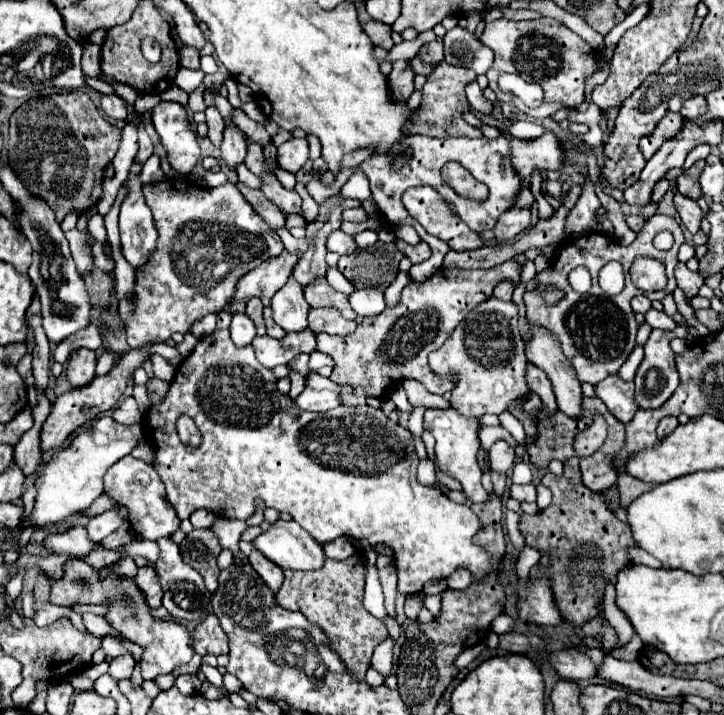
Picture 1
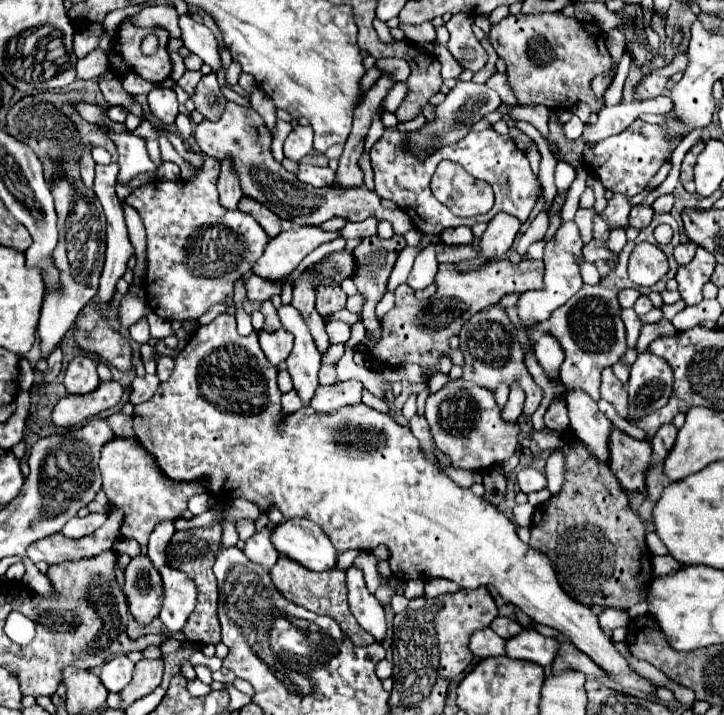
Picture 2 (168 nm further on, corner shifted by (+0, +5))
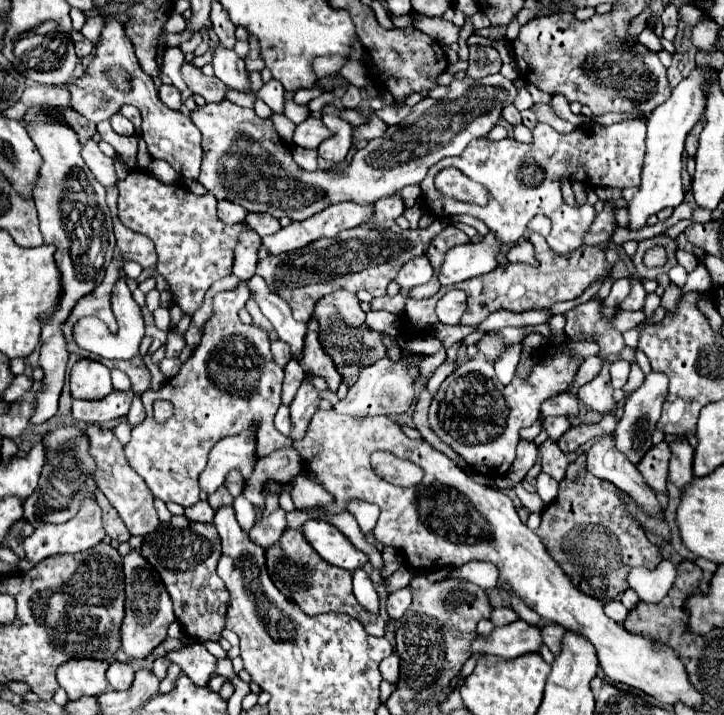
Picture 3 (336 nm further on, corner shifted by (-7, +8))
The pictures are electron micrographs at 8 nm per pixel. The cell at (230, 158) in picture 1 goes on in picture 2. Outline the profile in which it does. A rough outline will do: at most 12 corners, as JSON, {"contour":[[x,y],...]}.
{"contour":[[222,163],[218,179],[220,205],[236,209],[242,197],[238,177]]}

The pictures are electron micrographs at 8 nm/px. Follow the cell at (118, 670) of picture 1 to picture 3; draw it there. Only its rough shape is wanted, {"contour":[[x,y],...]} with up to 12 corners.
{"contour":[[113,662],[107,680],[113,690],[127,690],[135,670],[125,662]]}

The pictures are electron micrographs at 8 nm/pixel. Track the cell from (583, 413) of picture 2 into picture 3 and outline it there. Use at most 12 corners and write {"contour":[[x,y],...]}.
{"contour":[[603,434],[587,470],[615,484],[647,512],[663,518],[655,492],[635,464]]}

